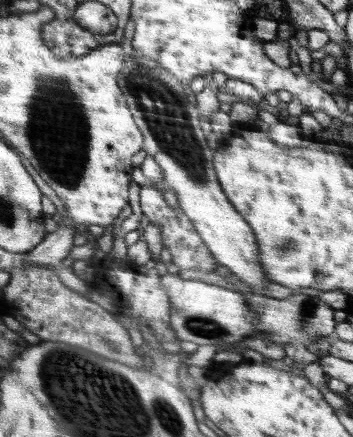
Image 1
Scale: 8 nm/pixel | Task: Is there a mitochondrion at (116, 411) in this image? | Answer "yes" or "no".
yes

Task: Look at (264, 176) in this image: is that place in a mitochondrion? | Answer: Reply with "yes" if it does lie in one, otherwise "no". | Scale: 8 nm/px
no

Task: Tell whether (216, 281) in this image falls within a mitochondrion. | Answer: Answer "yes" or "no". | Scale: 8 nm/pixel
no

